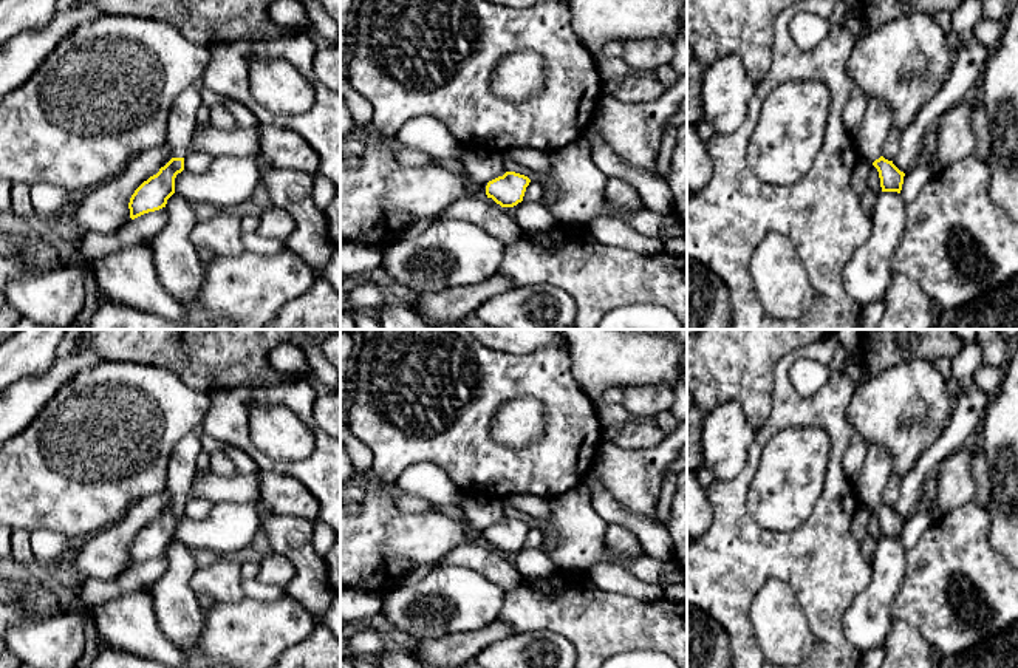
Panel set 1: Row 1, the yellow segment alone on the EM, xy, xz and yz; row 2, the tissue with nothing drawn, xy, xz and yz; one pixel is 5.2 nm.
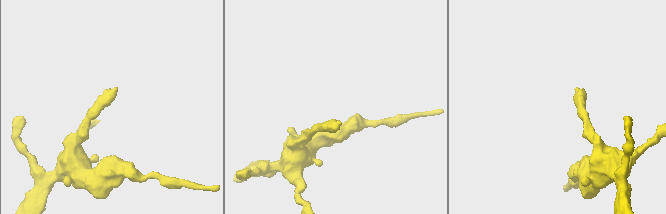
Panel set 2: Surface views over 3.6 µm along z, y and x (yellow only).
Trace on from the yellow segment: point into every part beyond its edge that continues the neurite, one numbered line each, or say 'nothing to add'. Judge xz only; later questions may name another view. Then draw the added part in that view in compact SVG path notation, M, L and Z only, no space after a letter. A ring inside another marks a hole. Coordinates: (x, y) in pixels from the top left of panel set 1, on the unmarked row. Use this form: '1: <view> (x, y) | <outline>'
nothing to add

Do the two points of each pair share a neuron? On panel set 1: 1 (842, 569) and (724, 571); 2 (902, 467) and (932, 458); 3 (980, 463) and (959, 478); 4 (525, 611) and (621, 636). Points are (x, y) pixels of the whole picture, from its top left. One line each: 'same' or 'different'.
1: same
2: different
3: different
4: same

